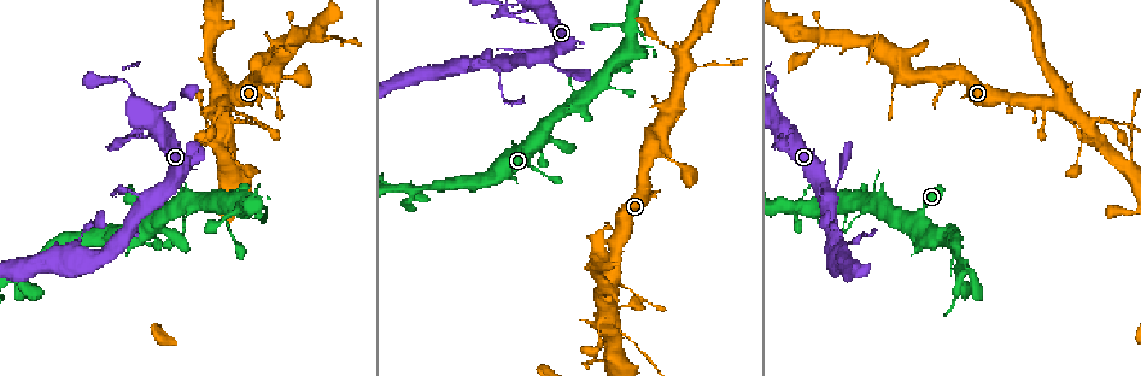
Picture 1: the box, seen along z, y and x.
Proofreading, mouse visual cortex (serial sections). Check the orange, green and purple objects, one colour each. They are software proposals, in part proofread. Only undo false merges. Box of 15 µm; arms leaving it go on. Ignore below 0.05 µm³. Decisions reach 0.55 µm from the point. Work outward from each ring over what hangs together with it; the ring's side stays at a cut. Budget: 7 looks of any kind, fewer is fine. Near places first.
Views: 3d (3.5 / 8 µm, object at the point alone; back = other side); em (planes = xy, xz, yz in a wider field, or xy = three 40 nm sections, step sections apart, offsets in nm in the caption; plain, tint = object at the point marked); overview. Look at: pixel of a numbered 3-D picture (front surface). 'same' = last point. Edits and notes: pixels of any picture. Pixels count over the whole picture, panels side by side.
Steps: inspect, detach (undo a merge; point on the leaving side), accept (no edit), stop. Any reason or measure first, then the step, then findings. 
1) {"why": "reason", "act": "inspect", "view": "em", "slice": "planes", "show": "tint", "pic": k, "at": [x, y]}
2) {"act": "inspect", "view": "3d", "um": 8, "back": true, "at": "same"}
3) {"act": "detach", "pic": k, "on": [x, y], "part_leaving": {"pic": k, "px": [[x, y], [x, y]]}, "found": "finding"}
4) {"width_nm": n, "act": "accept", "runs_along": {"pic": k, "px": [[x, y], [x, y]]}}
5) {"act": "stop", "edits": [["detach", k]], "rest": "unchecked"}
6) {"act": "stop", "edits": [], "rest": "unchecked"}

{"act": "inspect", "view": "3d", "um": 3.5, "pic": 1, "at": [831, 188]}

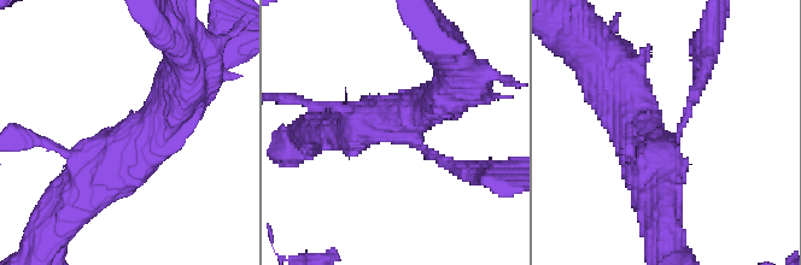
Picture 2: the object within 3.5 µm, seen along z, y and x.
{"why": "shape alone is not enough", "act": "inspect", "view": "em", "slice": "planes", "show": "tint", "pic": 2, "at": [674, 139]}

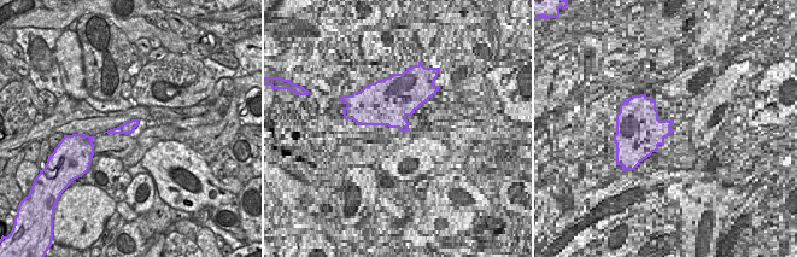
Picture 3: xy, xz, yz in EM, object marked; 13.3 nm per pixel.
{"act": "accept", "runs_along": {"pic": 2, "px": [[183, 95], [72, 206]]}, "found": "one cell here"}

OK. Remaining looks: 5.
{"why": "branch point", "act": "inspect", "view": "3d", "um": 3.5, "pic": 1, "at": [943, 73]}

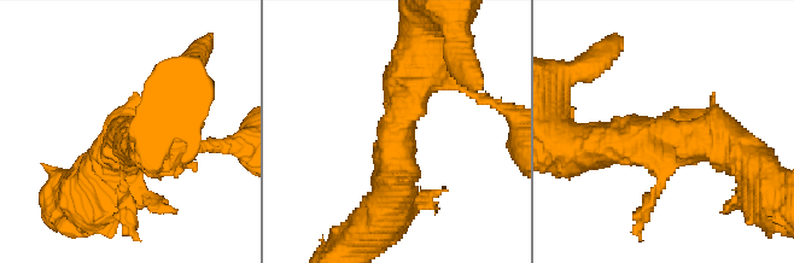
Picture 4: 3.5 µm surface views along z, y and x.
{"act": "inspect", "view": "em", "slice": "planes", "show": "tint", "pic": 4, "at": [394, 136]}

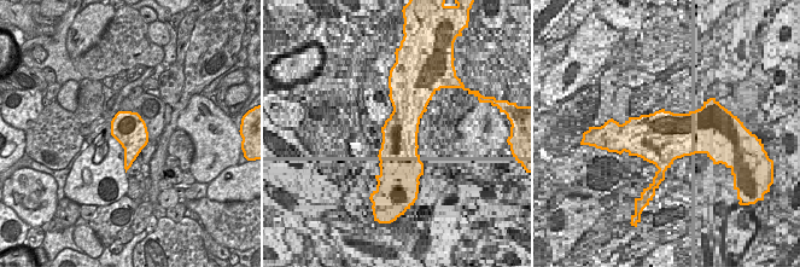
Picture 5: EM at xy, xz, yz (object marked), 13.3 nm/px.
{"act": "accept", "runs_along": {"pic": 4, "px": [[389, 211], [396, 128], [418, 66]]}, "found": "one cell here"}

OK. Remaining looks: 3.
{"act": "inspect", "view": "3d", "um": 3.5, "pic": 1, "at": [1091, 127]}

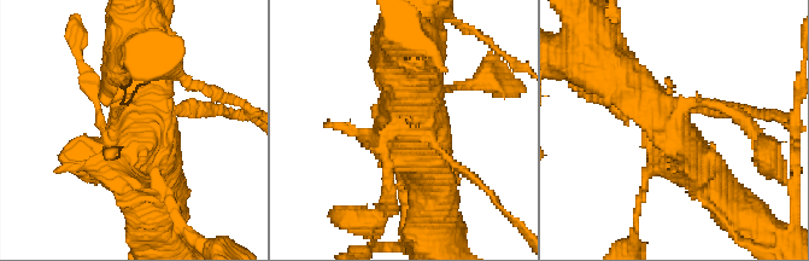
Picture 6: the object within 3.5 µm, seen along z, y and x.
{"act": "inspect", "view": "em", "slice": "xy", "step": 2, "show": "tint", "pic": 6, "at": [674, 130]}

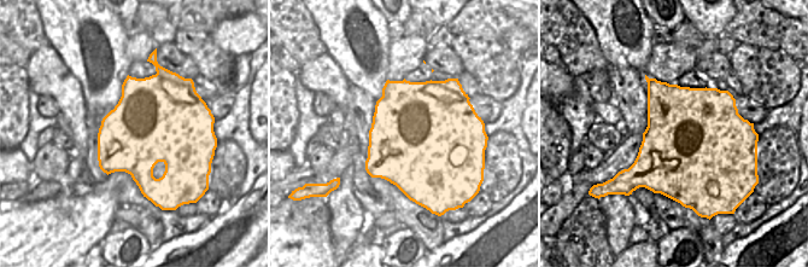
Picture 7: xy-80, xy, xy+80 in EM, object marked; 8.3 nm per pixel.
{"why": "another direction", "act": "inspect", "view": "em", "slice": "xy", "step": 5, "show": "tint", "at": "same"}

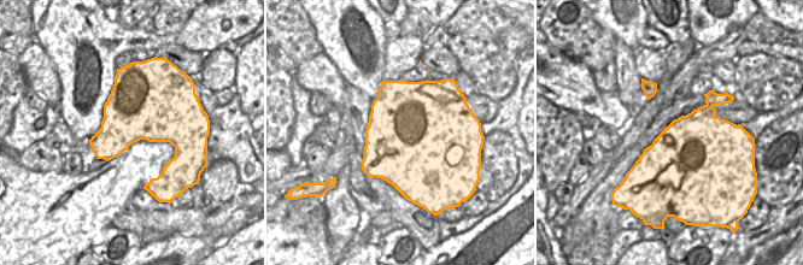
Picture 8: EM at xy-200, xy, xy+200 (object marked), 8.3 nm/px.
{"act": "accept", "runs_along": {"pic": 6, "px": [[616, 64], [672, 120], [715, 187]]}, "found": "one cell here"}

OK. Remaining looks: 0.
{"act": "stop", "edits": [], "rest": "unchecked"}

